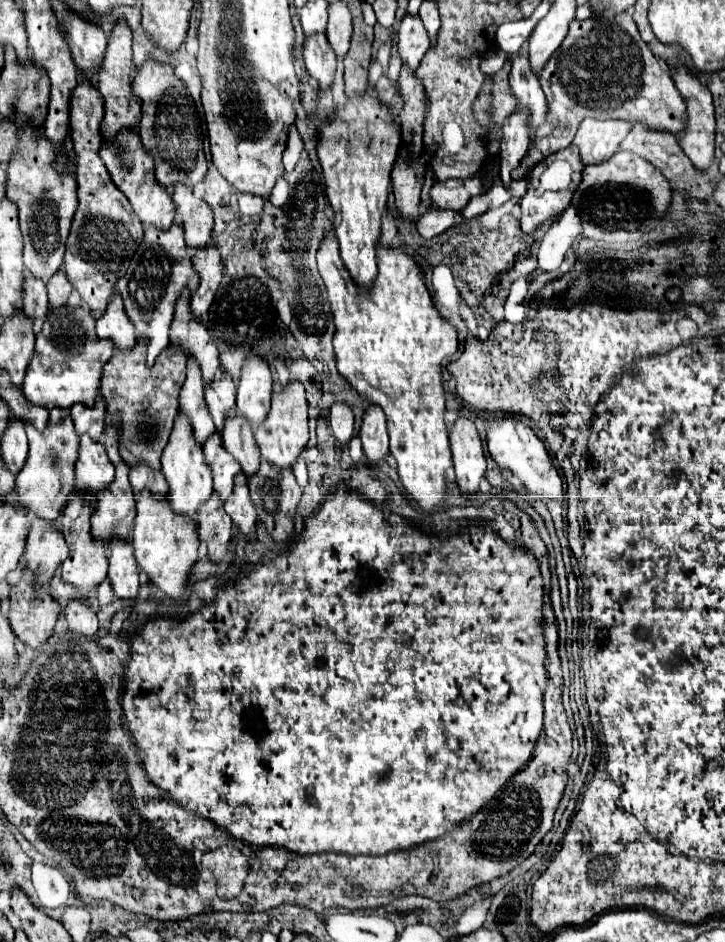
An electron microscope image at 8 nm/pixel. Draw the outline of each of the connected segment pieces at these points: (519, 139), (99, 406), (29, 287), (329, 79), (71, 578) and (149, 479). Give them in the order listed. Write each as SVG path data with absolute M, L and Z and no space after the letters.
M515 110L507 116L503 124L503 140L499 146L499 164L501 164L501 184L511 190L513 178L511 172L519 168L521 160L527 156L531 138L527 132L527 112Z
M101 398L91 408L83 404L75 404L71 408L71 416L79 436L89 434L91 440L101 440L101 434L105 432L105 404Z
M25 274L25 296L23 296L23 314L31 320L43 320L49 312L49 298L47 288L41 280L31 278L31 274Z
M323 34L305 40L305 50L303 50L307 74L313 78L315 86L319 90L331 88L335 80L335 54Z
M79 494L67 504L65 508L65 514L63 514L63 536L65 536L65 542L69 546L69 556L67 560L63 562L63 568L61 568L61 578L65 584L73 586L79 594L81 594L81 600L85 600L85 594L95 590L105 578L107 578L107 546L105 544L99 544L93 540L91 536L91 524L89 524L89 518L91 518L91 512L93 512L93 506L89 506Z
M139 464L137 468L131 468L129 482L131 482L135 492L149 490L151 494L155 494L159 498L163 498L167 494L167 482L165 482L163 474L161 472L153 472L145 464Z

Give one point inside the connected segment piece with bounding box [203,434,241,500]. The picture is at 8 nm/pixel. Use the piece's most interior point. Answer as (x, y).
(224, 469)

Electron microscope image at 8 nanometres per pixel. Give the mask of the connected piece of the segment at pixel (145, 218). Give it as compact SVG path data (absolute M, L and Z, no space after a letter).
M125 130L117 136L115 142L111 144L103 144L101 148L101 158L115 182L115 186L127 196L127 200L133 206L133 212L139 216L141 224L151 224L159 230L167 230L171 228L173 220L175 220L175 206L171 200L171 192L167 192L161 184L157 184L155 180L155 166L151 156L147 154L147 150L143 148L139 136L131 130Z

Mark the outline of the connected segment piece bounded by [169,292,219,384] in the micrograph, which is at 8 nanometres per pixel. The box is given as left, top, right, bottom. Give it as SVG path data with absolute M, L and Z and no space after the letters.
M183 292L183 296L177 300L175 316L169 328L169 340L171 346L179 348L187 358L195 358L199 362L205 384L215 380L215 374L219 372L217 348L201 322L193 320L189 312L189 292Z

